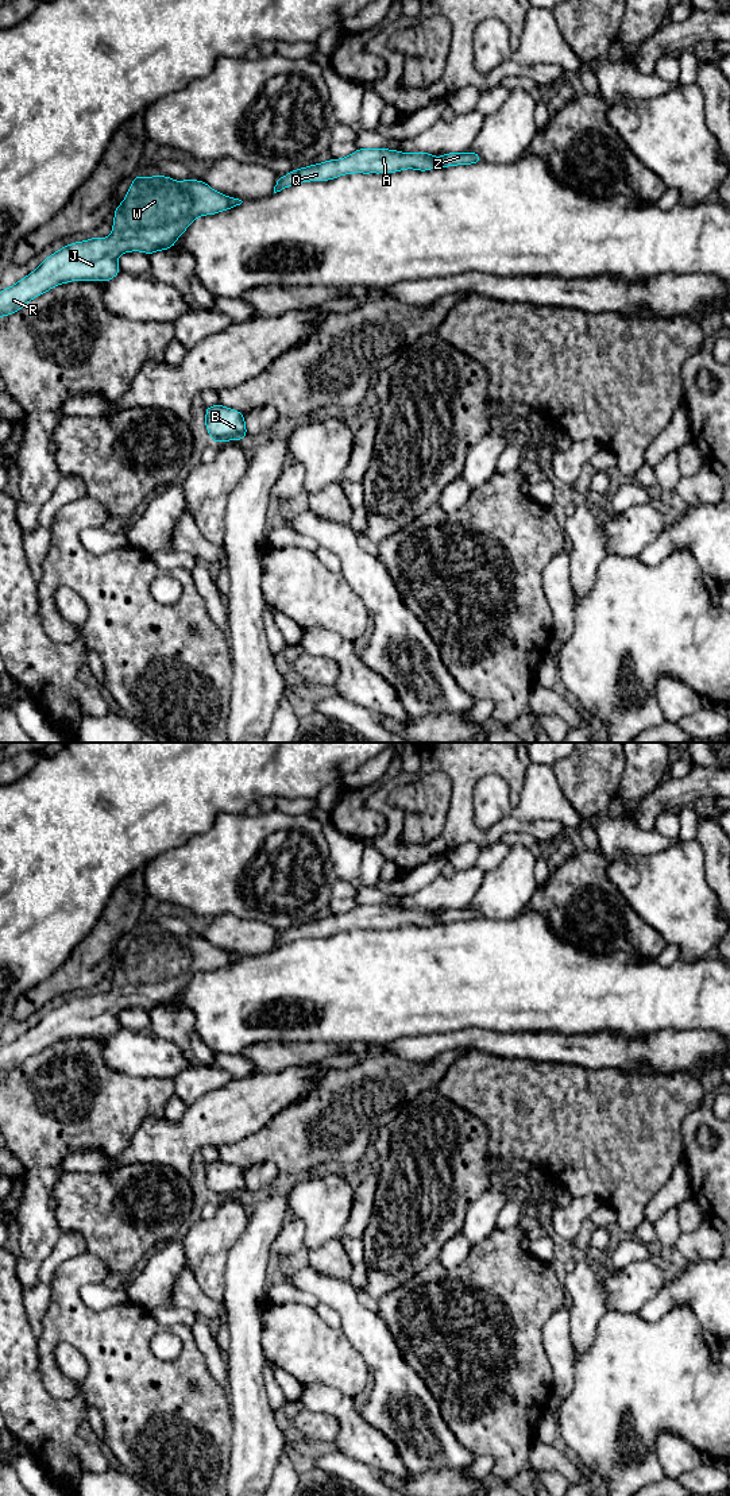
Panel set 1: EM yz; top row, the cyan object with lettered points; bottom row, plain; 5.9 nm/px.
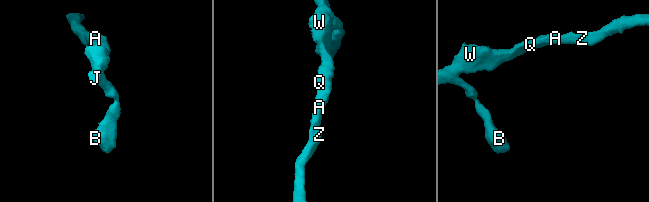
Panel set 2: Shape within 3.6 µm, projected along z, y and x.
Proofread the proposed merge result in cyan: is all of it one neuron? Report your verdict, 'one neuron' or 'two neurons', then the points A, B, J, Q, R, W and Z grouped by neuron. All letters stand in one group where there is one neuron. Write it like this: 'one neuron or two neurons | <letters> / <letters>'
one neuron | A B J Q R W Z

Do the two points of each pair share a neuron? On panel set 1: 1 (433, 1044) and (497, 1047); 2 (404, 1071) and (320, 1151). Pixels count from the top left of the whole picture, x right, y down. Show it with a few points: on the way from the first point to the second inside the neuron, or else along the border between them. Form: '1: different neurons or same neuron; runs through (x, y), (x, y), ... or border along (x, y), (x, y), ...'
1: same neuron; runs through (450, 1041), (481, 1040)
2: same neuron; runs through (383, 1087), (340, 1130)

